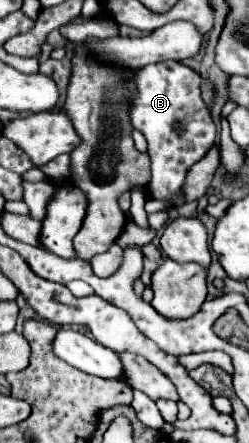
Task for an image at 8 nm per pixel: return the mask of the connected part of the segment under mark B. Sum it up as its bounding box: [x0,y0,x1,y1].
[130,62,216,208]

